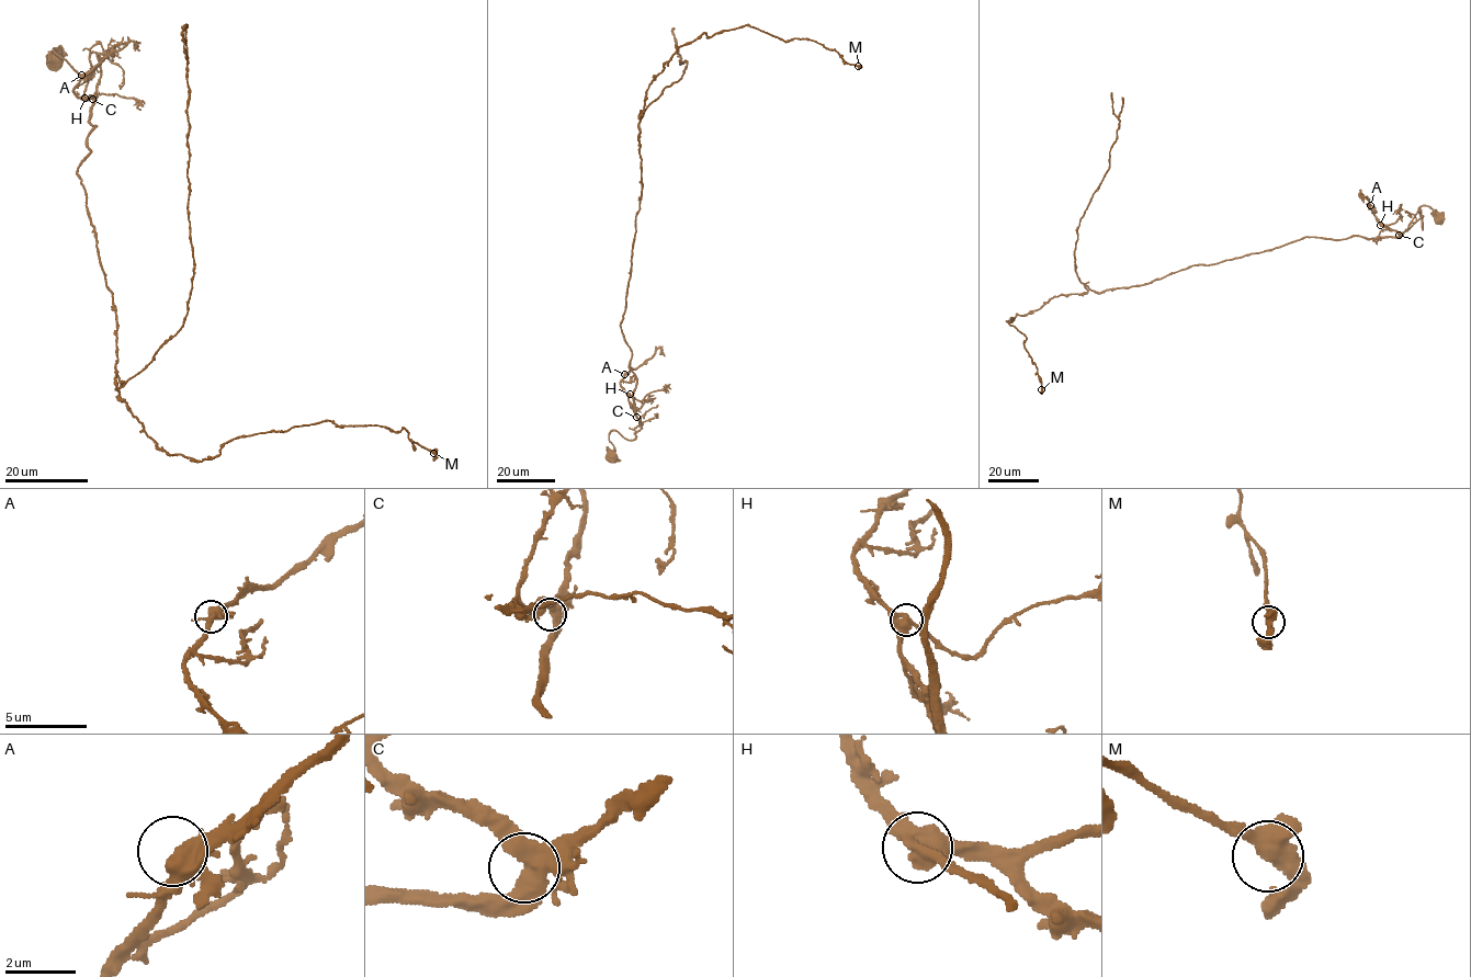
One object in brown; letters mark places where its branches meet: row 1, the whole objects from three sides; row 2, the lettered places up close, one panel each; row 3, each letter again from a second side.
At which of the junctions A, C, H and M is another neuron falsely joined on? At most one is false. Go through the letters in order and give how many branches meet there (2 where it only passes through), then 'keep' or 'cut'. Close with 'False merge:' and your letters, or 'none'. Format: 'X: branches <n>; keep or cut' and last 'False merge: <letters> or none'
A: branches 3; keep
C: branches 3; keep
H: branches 3; keep
M: branches 3; keep
False merge: none

